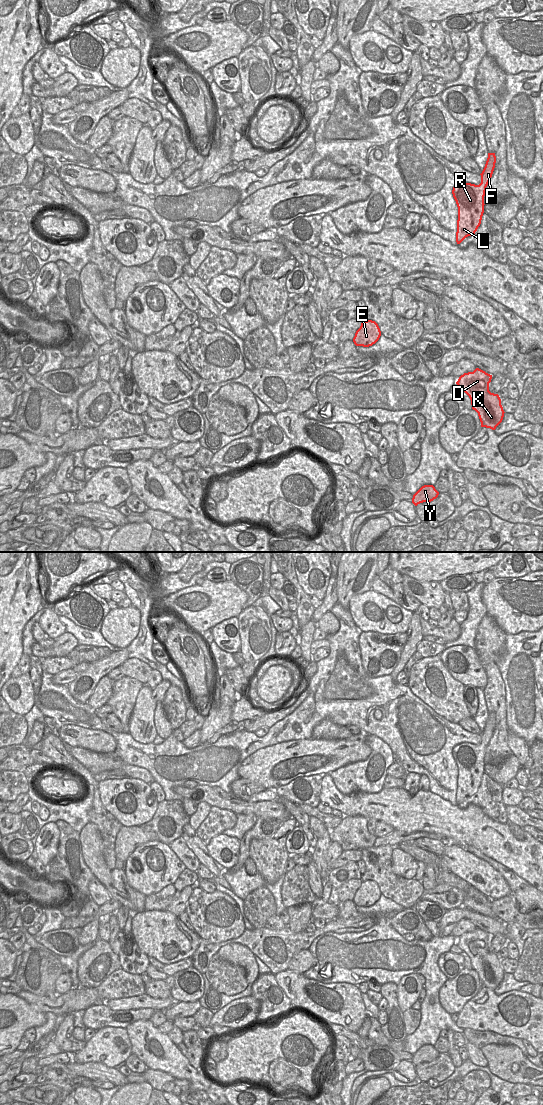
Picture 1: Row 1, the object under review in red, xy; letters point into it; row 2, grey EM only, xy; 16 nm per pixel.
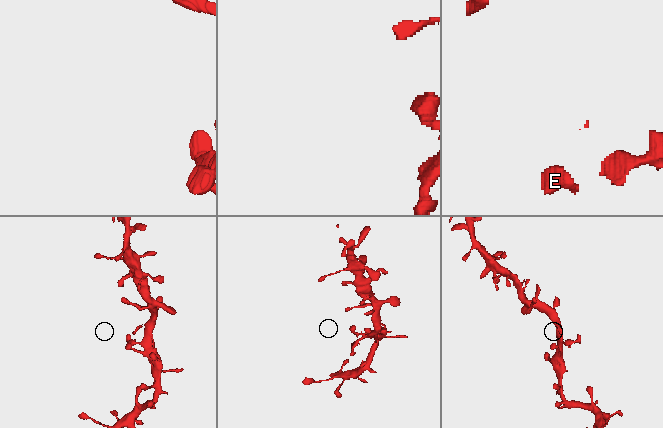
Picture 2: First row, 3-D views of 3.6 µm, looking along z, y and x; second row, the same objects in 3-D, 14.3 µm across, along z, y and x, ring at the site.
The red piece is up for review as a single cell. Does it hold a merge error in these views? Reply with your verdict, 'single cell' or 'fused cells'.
single cell

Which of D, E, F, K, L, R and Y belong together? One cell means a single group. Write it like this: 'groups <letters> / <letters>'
groups D E F K L R Y

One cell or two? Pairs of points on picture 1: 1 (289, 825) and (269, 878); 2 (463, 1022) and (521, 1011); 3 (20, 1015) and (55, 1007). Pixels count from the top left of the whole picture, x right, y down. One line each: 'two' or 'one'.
1: one
2: one
3: two

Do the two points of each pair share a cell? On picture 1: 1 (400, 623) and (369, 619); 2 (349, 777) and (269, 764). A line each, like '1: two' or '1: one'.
1: one
2: two

